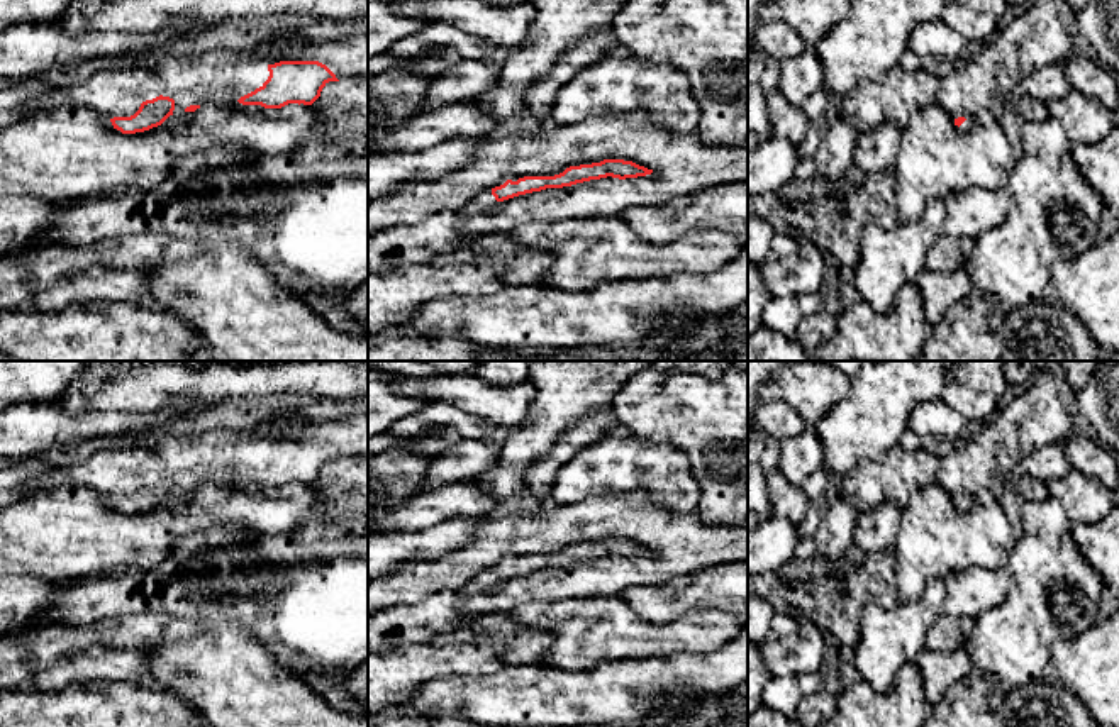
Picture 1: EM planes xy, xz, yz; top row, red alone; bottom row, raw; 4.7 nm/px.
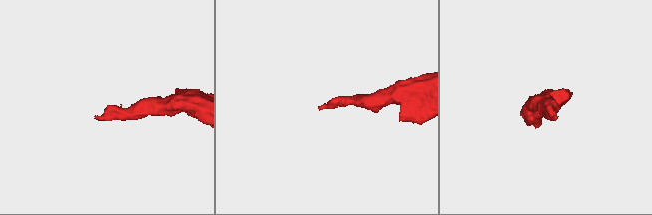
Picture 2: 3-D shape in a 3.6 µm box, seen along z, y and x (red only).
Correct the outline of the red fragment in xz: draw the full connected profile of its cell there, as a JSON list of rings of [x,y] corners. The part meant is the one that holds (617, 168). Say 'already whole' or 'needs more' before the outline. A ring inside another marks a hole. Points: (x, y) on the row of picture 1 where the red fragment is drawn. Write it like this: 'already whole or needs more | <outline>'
needs more | [[[604,159],[600,163],[570,166],[554,176],[504,178],[495,188],[488,188],[475,197],[459,214],[444,210],[414,225],[395,225],[368,234],[368,273],[381,273],[410,263],[431,264],[434,256],[471,246],[476,237],[463,237],[456,230],[456,224],[498,202],[546,188],[563,188],[607,176],[626,180],[651,173],[653,169],[632,161]]]

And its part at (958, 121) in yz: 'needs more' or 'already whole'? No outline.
needs more

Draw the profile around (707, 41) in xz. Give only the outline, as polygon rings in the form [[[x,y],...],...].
[[[627,0],[617,14],[612,31],[619,46],[627,47],[634,58],[656,64],[671,64],[688,76],[702,110],[697,130],[707,142],[726,146],[748,144],[748,0]]]

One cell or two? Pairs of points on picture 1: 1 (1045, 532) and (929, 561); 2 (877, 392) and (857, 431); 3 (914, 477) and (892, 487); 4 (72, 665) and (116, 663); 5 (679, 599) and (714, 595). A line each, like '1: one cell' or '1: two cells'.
1: two cells
2: one cell
3: one cell
4: one cell
5: one cell

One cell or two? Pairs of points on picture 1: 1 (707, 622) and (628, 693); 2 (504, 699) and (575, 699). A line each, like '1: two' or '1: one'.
1: two
2: one

